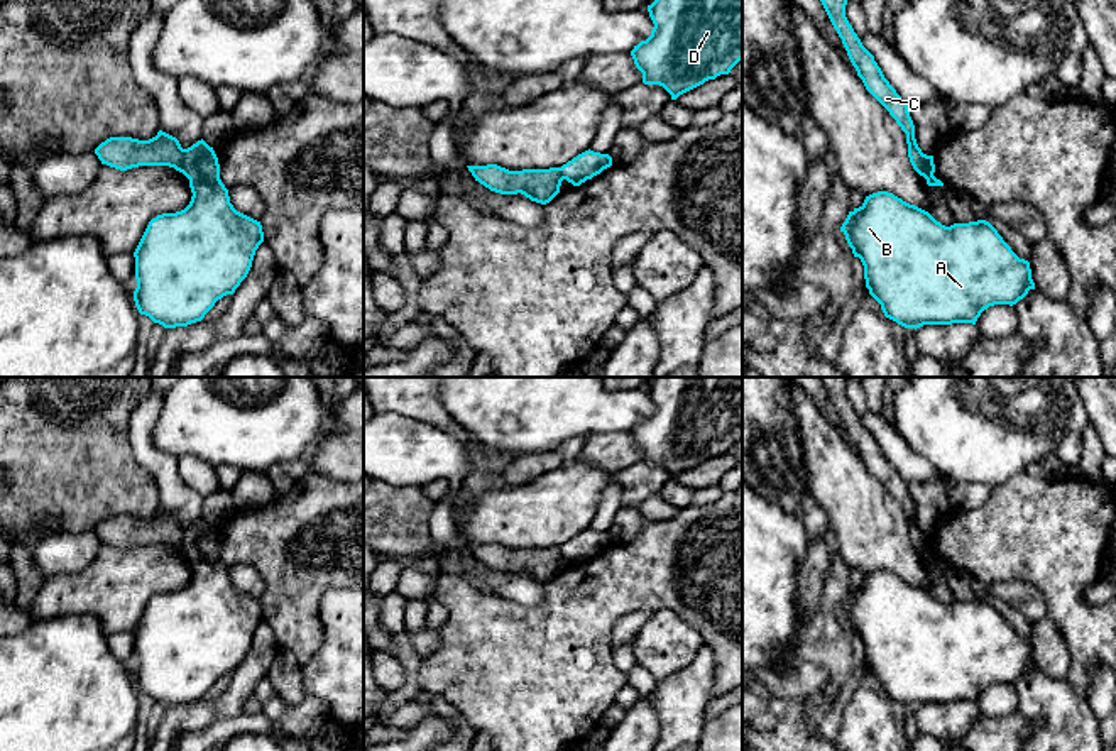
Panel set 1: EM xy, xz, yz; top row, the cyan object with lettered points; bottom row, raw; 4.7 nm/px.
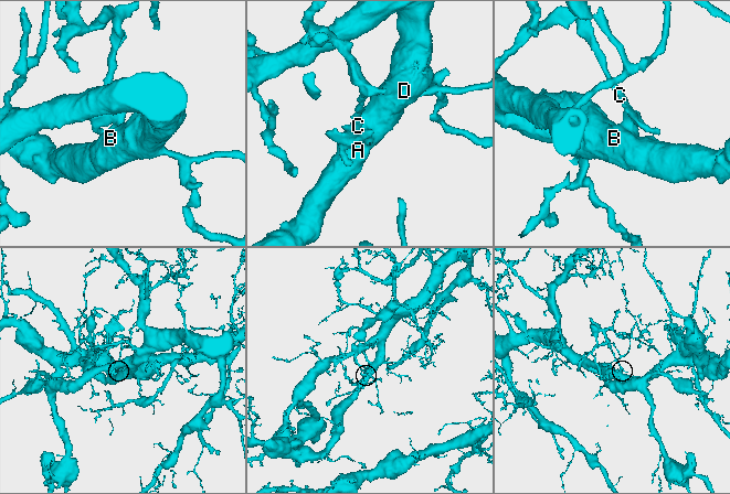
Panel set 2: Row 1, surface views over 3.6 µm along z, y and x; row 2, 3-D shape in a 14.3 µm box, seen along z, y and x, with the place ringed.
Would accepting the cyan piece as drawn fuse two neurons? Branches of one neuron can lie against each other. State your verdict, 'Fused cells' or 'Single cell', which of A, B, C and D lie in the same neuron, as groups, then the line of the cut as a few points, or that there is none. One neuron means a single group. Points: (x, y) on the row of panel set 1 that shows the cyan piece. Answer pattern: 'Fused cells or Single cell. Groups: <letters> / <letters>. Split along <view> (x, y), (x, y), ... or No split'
Fused cells. Groups: A B D / C. Split along xy (185, 149), (180, 171)

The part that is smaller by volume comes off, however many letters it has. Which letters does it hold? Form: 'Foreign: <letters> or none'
Foreign: C

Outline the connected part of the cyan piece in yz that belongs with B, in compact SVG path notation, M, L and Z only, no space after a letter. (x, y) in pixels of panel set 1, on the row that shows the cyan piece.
M878 191L849 211L840 232L864 266L869 294L886 318L905 328L976 325L989 306L1013 306L1035 289L1030 262L1020 259L986 220L945 227L928 211L893 193Z

